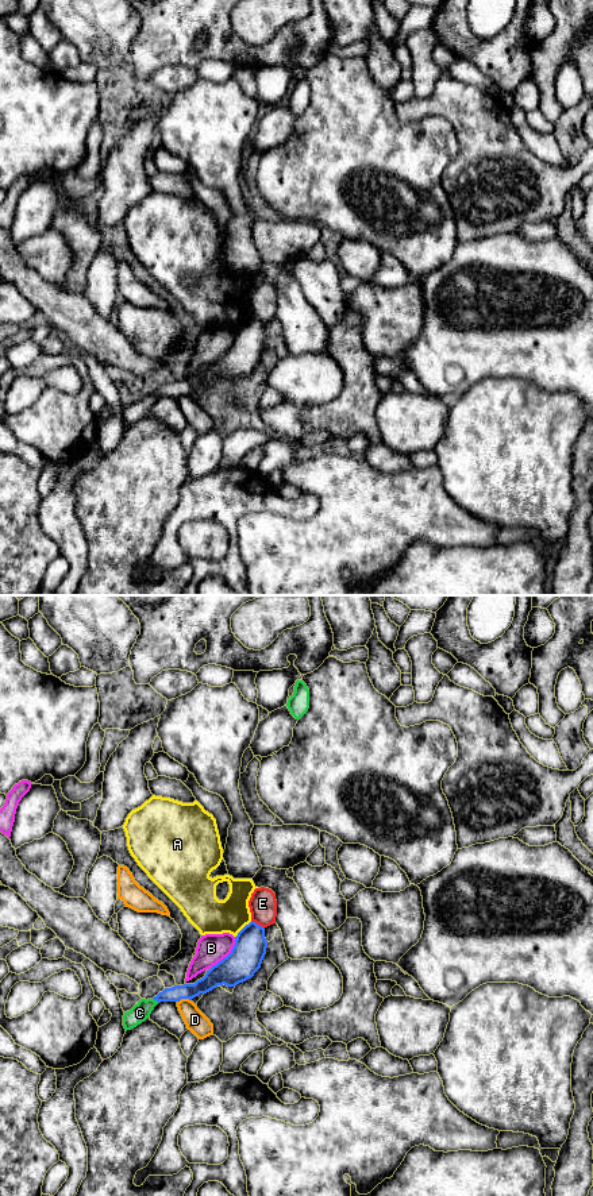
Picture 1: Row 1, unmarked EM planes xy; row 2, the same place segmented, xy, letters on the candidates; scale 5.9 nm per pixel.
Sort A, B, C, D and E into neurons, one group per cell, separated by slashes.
A / B / C / D / E

